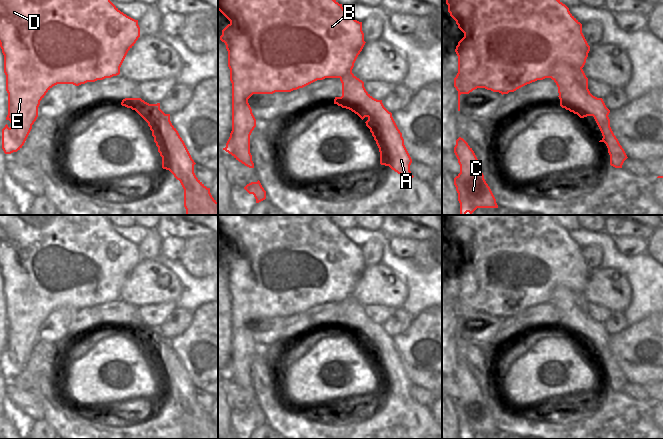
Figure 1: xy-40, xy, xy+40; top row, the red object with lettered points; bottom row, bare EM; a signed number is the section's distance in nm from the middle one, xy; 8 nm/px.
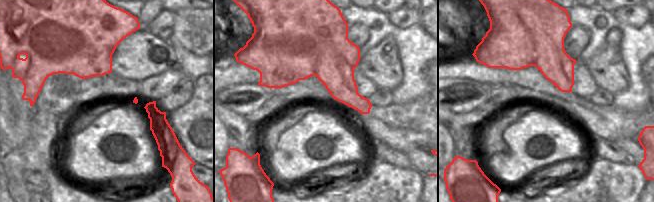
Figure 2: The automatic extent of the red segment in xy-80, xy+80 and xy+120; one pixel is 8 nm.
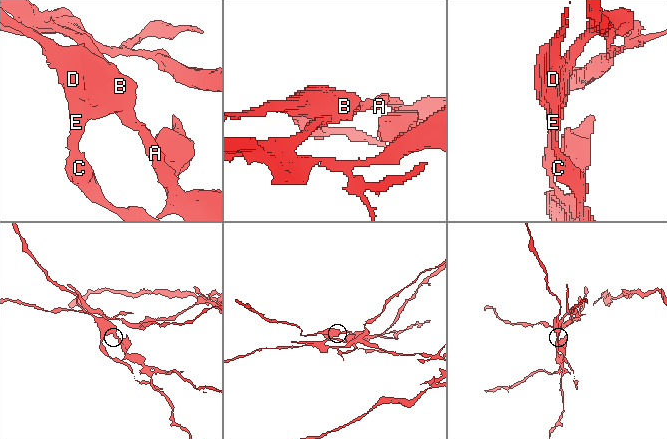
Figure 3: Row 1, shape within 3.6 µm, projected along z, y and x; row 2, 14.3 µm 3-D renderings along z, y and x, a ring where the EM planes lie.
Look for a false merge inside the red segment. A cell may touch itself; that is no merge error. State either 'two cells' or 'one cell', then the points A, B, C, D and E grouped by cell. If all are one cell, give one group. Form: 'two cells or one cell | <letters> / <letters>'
two cells | A / B C D E

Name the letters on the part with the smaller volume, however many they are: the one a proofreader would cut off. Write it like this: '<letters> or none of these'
B, C, D, E

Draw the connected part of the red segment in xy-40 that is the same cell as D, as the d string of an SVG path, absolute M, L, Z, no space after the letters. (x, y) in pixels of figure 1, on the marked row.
M0 0L0 47L4 55L4 73L6 75L6 91L8 93L8 115L11 127L6 124L2 129L2 149L5 154L17 152L24 145L32 125L38 117L40 101L46 93L57 84L73 84L79 86L87 82L95 82L120 74L120 67L128 53L140 37L138 20L121 12L110 0Z

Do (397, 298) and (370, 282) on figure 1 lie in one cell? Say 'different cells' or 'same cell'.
same cell

